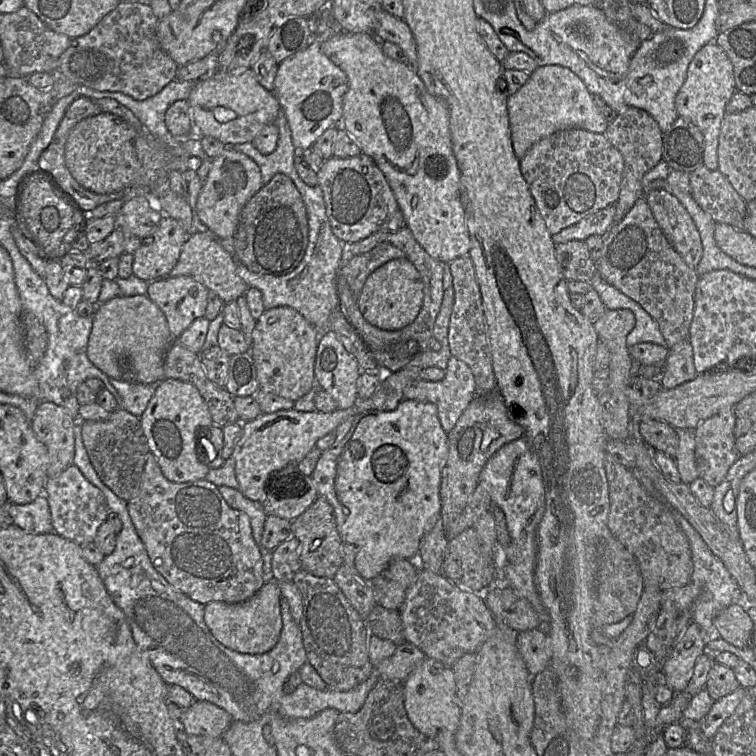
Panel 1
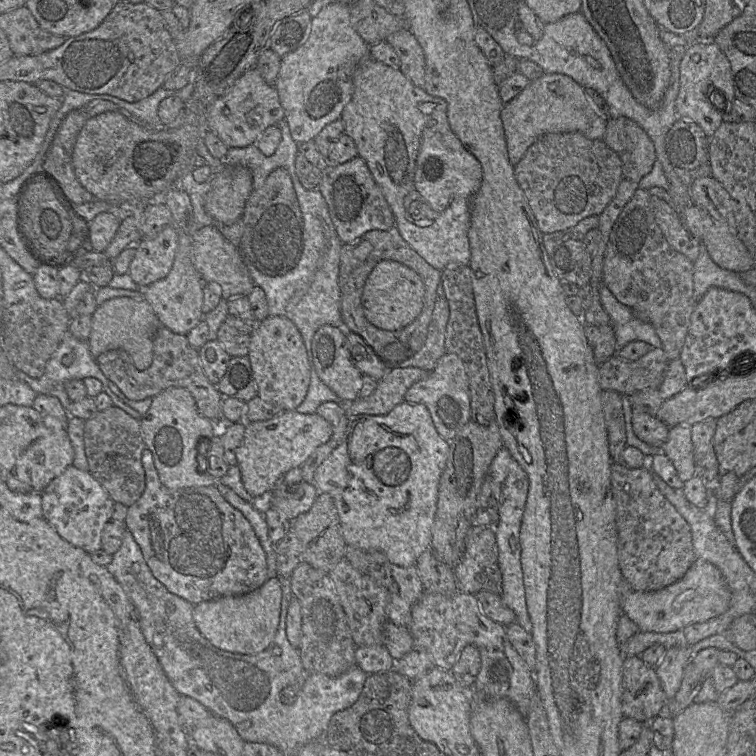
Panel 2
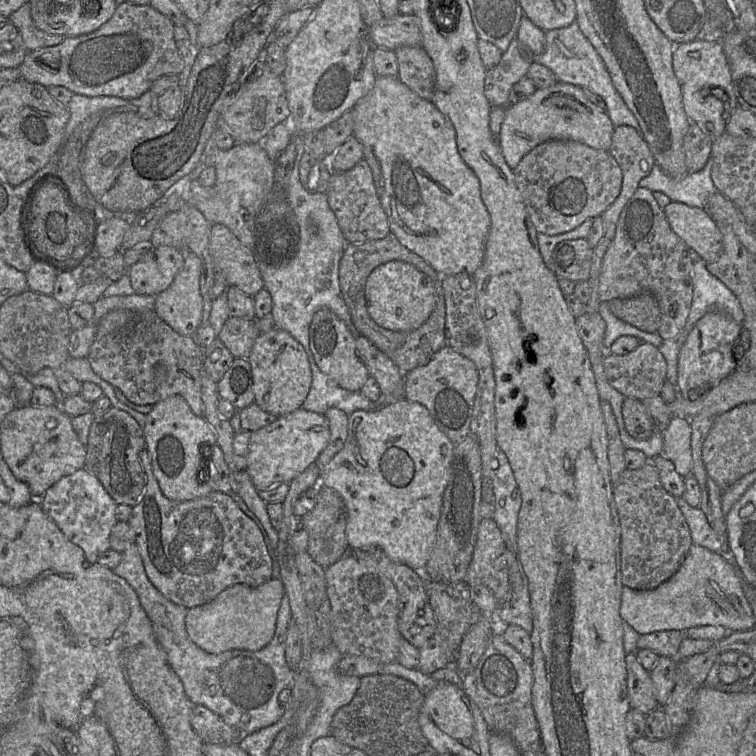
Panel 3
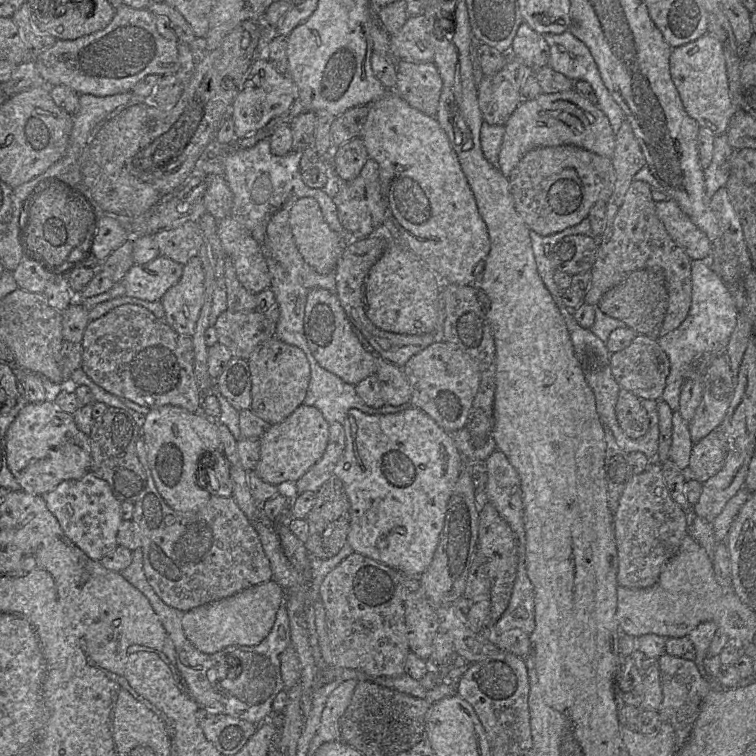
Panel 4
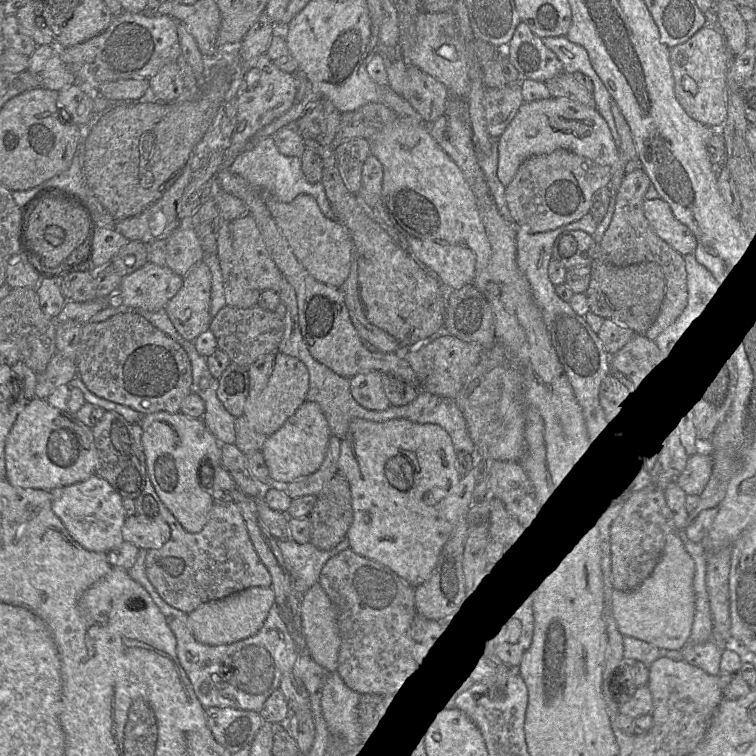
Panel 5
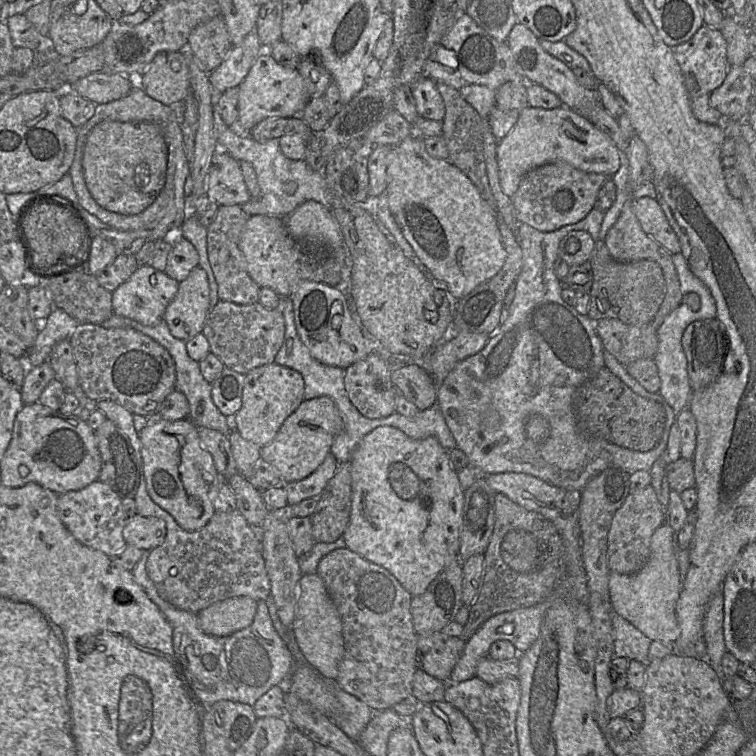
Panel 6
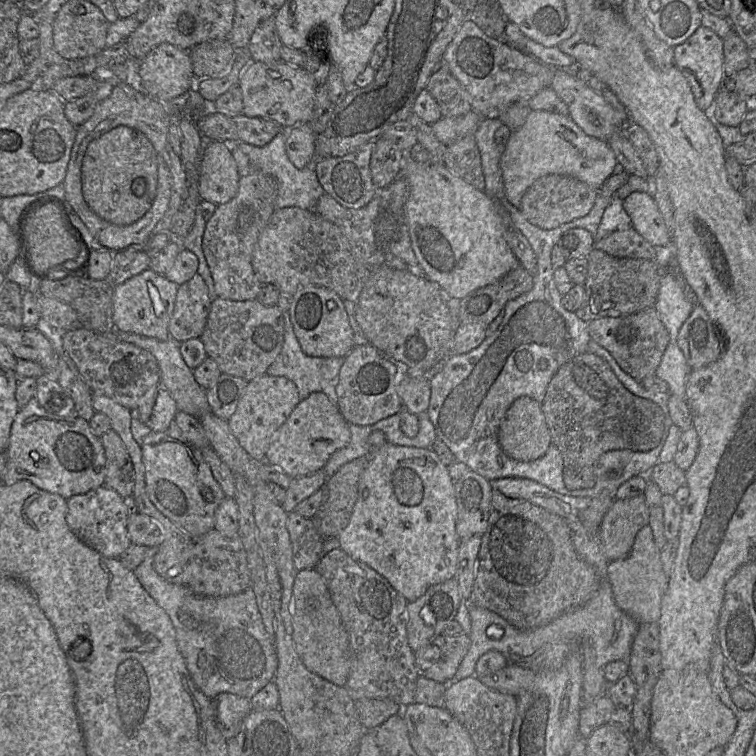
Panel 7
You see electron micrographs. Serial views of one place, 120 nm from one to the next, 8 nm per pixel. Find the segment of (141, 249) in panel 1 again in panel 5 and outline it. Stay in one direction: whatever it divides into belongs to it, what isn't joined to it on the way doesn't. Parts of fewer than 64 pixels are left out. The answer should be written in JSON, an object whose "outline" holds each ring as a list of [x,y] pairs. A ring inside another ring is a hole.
{"outline":[[[146,262],[138,270],[123,277],[113,299],[129,307],[158,311],[165,309],[182,283],[183,277],[166,265]]]}

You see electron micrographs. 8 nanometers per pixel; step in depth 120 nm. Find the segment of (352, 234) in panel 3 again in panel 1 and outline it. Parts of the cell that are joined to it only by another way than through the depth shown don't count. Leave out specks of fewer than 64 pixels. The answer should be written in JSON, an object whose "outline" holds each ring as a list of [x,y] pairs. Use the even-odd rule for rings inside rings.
{"outline":[[[364,153],[354,157],[332,156],[317,171],[326,214],[333,234],[342,242],[357,242],[379,231],[397,231],[405,226],[402,212],[382,171]]]}

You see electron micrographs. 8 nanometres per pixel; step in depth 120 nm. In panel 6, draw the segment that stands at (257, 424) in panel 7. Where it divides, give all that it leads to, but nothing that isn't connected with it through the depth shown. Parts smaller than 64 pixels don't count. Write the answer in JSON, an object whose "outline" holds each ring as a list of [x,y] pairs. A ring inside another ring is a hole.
{"outline":[[[269,363],[250,370],[245,375],[242,405],[231,418],[233,429],[260,448],[276,436],[286,418],[304,401],[304,379],[296,370]]]}

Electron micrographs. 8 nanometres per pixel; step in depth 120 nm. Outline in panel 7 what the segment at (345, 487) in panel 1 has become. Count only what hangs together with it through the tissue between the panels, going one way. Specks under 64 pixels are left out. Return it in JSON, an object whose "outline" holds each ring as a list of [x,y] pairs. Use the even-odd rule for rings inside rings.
{"outline":[[[375,431],[369,436],[372,451],[368,463],[360,477],[358,497],[354,505],[348,525],[339,533],[340,549],[354,560],[359,560],[383,576],[391,586],[399,592],[408,602],[413,602],[422,596],[432,585],[456,577],[458,562],[458,547],[460,538],[456,532],[457,502],[454,491],[454,480],[451,478],[448,466],[445,466],[438,455],[431,448],[417,448],[414,446],[393,445],[386,441],[381,431]]]}

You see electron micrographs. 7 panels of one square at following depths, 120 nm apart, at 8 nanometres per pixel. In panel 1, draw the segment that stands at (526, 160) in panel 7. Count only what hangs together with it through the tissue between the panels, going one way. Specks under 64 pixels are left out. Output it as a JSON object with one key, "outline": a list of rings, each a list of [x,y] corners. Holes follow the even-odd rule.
{"outline":[[[560,65],[537,66],[527,82],[508,96],[507,111],[513,151],[519,160],[540,139],[558,131],[580,128],[604,133],[609,124],[583,81],[569,68]]]}

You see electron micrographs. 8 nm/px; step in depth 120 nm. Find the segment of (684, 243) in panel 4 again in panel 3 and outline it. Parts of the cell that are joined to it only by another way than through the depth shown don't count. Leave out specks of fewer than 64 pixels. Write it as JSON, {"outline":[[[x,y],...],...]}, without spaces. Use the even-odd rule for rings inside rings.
{"outline":[[[671,201],[663,208],[670,229],[706,263],[716,261],[723,248],[722,234],[704,208]]]}

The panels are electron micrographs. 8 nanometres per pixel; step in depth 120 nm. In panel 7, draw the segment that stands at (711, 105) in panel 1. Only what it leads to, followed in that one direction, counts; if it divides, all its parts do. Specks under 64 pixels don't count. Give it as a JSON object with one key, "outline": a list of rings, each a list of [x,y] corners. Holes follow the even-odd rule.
{"outline":[[[700,26],[687,40],[673,47],[674,65],[689,82],[697,106],[706,111],[724,80],[723,39],[710,28]]]}

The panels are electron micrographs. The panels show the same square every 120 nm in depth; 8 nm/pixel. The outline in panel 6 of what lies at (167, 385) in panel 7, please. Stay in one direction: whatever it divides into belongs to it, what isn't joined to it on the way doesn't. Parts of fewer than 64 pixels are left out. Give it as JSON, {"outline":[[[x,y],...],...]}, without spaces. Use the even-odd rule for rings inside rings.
{"outline":[[[164,319],[158,324],[152,326],[145,326],[135,320],[131,320],[129,324],[126,324],[126,327],[135,329],[149,336],[160,345],[162,345],[164,348],[166,348],[167,351],[170,353],[175,362],[176,369],[175,390],[183,393],[189,403],[190,412],[188,419],[191,420],[197,427],[206,427],[217,430],[222,434],[228,436],[230,432],[234,430],[232,425],[232,419],[224,416],[214,404],[211,396],[212,384],[207,382],[203,377],[200,371],[199,362],[193,360],[188,355],[186,341],[175,338],[170,333],[169,327]]]}

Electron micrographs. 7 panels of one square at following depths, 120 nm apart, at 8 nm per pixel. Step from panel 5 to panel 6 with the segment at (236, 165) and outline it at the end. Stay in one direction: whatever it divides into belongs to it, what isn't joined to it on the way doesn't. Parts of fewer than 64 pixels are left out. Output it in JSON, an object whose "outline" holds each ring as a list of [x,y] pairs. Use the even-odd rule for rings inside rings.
{"outline":[[[216,99],[214,100],[213,107],[213,132],[220,149],[226,151],[237,161],[248,161],[253,166],[260,192],[258,197],[251,197],[251,199],[258,201],[259,214],[285,217],[307,200],[315,200],[332,212],[330,192],[322,172],[313,170],[305,160],[293,160],[286,157],[280,149],[279,138],[272,138],[264,142],[258,142],[249,134],[241,134],[236,128],[227,126],[217,109]]]}

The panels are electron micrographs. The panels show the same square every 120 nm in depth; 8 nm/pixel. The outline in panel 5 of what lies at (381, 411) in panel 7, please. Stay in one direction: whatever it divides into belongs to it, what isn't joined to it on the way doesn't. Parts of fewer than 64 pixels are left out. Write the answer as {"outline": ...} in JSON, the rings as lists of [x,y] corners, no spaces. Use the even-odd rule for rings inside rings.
{"outline":[[[380,372],[360,373],[349,380],[350,392],[362,407],[373,411],[383,411],[390,407]]]}

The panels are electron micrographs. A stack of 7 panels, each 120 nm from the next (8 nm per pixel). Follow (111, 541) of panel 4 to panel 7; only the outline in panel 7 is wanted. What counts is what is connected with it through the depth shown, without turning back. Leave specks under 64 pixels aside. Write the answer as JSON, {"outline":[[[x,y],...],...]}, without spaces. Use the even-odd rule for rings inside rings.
{"outline":[[[105,485],[67,499],[68,526],[79,540],[105,557],[119,558],[131,544],[127,532],[128,516],[123,497]]]}

